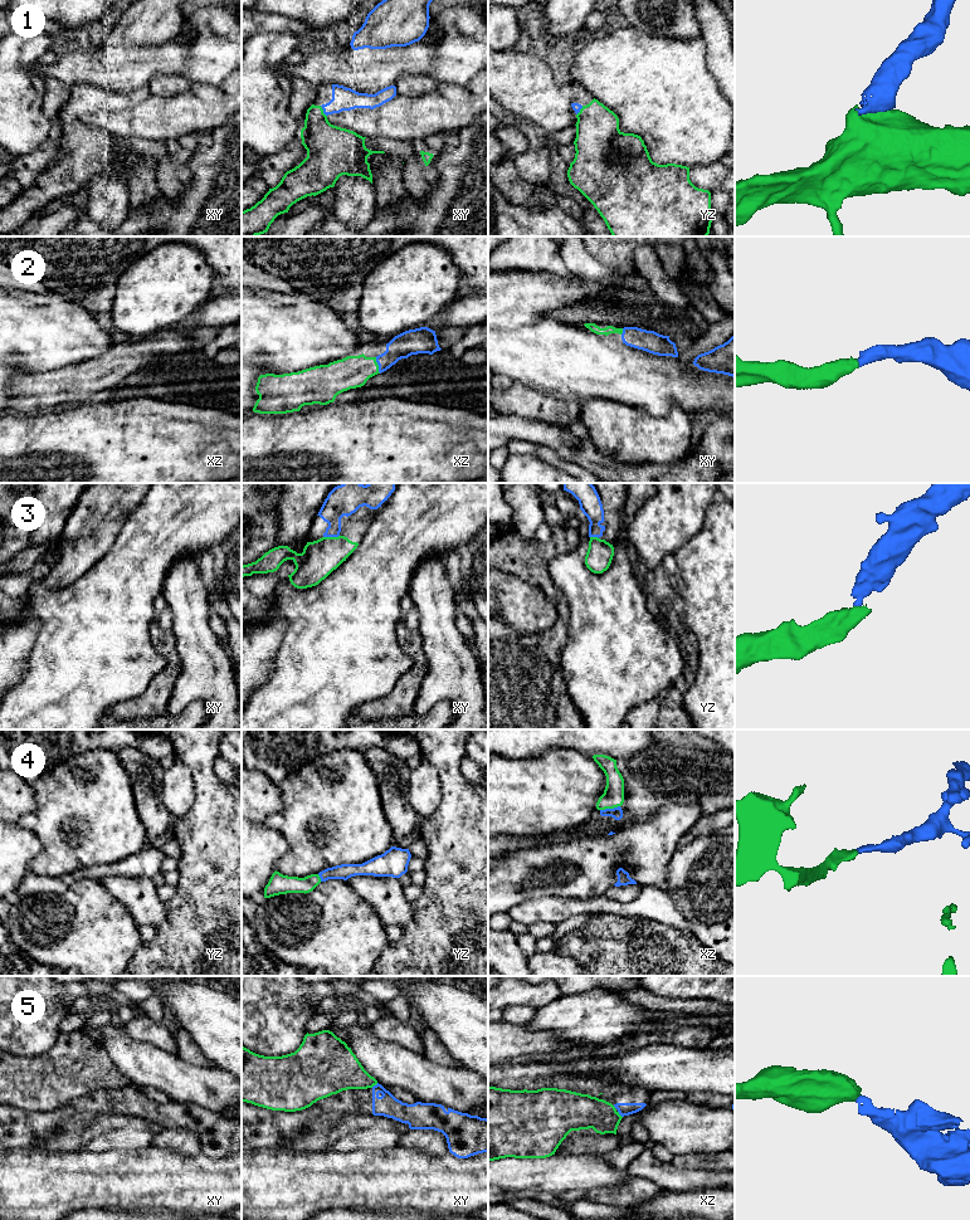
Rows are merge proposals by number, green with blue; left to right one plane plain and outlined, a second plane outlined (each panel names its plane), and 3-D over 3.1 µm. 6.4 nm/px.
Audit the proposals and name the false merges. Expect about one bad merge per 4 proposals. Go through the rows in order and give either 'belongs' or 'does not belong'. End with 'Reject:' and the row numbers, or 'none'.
1: belongs
2: belongs
3: belongs
4: belongs
5: does not belong
Reject: 5

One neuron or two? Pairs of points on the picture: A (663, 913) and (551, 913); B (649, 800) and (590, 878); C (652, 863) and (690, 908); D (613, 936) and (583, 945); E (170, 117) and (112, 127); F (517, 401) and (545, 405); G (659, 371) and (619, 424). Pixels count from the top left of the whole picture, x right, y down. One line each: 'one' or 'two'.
A: one
B: two
C: two
D: one
E: one
F: one
G: two

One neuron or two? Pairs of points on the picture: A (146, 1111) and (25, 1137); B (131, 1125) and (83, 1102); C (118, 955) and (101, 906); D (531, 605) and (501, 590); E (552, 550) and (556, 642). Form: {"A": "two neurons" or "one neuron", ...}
{"A": "one neuron", "B": "two neurons", "C": "one neuron", "D": "one neuron", "E": "one neuron"}

